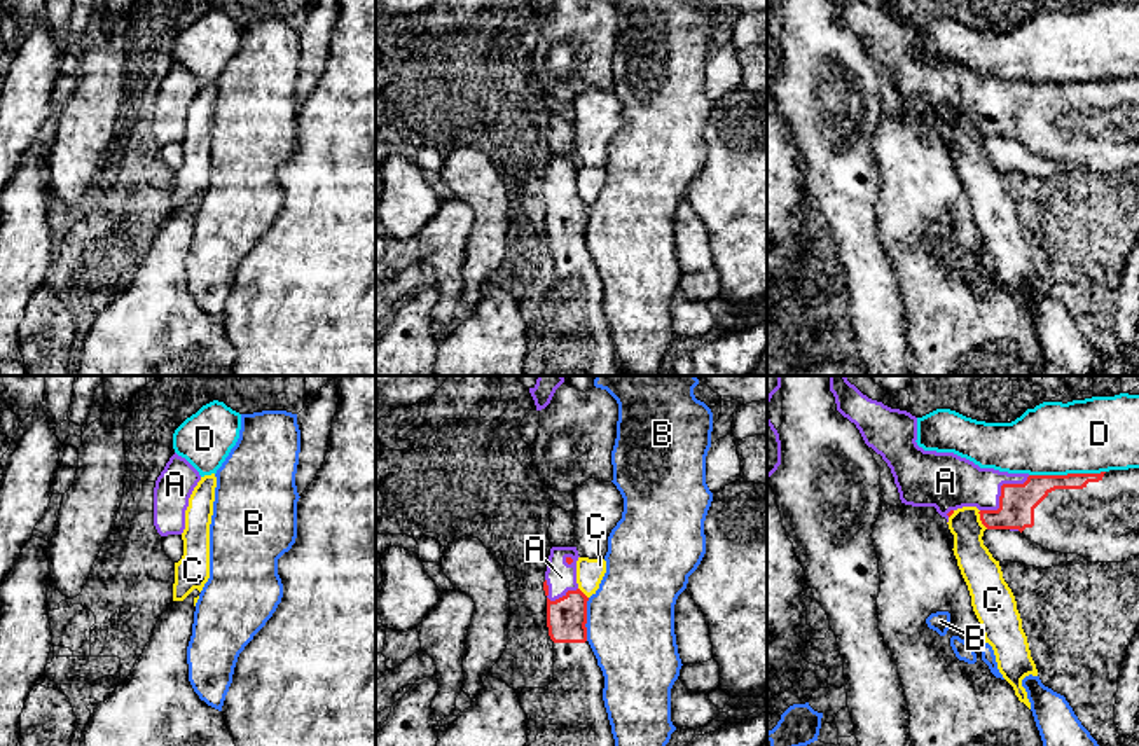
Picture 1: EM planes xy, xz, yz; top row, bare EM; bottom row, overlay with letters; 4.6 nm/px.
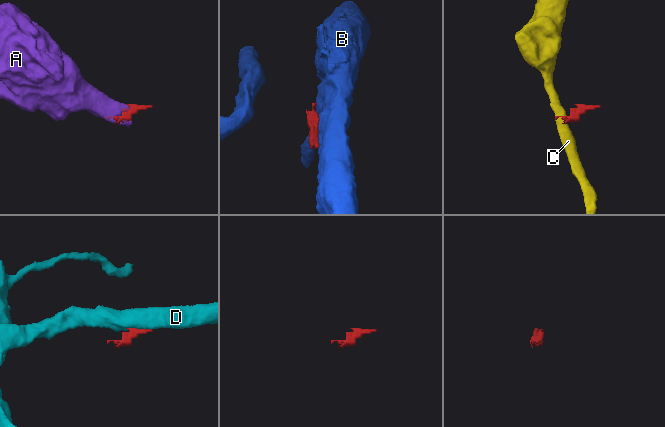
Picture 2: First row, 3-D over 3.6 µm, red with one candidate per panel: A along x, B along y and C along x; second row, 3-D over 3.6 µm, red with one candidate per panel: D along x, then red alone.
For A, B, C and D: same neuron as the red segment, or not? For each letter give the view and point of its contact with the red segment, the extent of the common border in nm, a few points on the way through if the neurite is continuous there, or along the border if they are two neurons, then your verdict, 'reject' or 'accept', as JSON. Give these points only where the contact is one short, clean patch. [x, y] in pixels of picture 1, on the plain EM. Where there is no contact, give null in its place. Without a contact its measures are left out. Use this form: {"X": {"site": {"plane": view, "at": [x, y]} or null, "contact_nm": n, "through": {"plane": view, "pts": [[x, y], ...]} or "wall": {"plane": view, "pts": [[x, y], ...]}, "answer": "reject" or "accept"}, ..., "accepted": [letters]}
{"A": {"site": {"plane": "yz", "at": [1001, 100]}, "contact_nm": 280, "answer": "accept"}, "B": {"site": {"plane": "xz", "at": [586, 227]}, "contact_nm": 200, "answer": "reject"}, "C": {"site": {"plane": "yz", "at": [980, 128]}, "contact_nm": 100, "wall": {"plane": "yz", "pts": [[979, 119], [979, 128], [987, 137]]}, "answer": "reject"}, "D": {"site": {"plane": "yz", "at": [1068, 82]}, "contact_nm": 360, "wall": {"plane": "yz", "pts": [[1104, 79], [1029, 84]]}, "answer": "reject"}, "accepted": ["A"]}

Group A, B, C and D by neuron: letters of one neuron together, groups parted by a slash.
A / B / C / D

